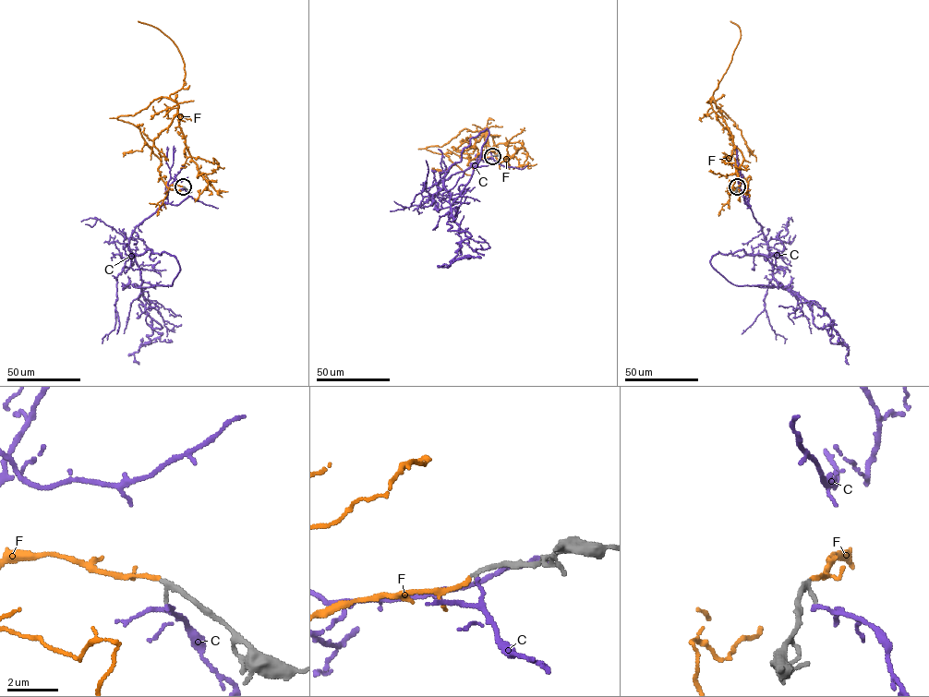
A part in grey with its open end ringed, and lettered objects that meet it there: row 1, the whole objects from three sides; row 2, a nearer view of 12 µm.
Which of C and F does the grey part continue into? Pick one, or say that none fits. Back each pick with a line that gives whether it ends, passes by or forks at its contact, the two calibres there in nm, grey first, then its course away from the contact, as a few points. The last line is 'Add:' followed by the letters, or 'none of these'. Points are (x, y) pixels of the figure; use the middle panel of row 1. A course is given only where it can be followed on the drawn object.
F: it ends | 190/170 nm | via (491, 156), (469, 160), (463, 150), (487, 130), (464, 128), (442, 146), (426, 149), (453, 163), (432, 168)
Add: F

